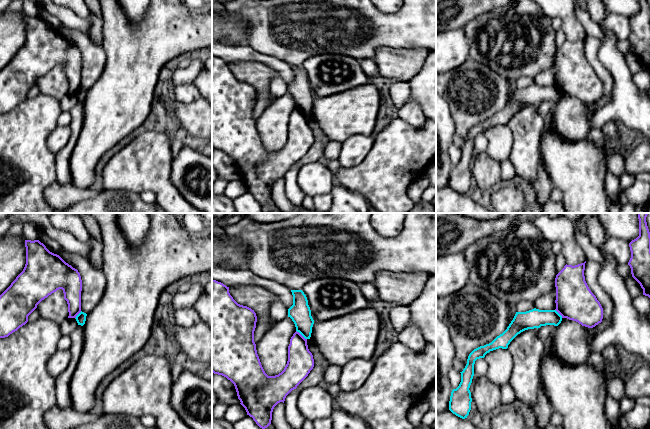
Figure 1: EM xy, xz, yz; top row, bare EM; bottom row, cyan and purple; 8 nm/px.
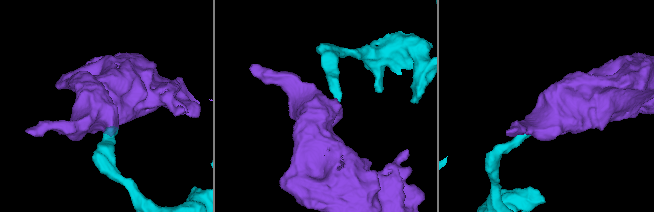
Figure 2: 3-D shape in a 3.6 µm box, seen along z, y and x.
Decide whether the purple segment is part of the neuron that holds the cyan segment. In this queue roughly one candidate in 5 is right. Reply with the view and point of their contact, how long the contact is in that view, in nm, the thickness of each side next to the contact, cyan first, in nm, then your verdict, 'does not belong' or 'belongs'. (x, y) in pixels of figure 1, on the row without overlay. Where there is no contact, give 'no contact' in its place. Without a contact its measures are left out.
xz (301, 110) | 120 nm | 170/220 nm | does not belong

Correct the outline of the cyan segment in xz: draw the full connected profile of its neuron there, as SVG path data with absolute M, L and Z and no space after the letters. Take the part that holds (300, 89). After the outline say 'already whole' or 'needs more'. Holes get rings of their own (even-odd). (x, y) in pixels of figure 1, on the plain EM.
M291 66L291 68L293 81L288 85L288 93L294 98L296 107L305 115L310 115L314 96L307 73L302 66Z; already whole

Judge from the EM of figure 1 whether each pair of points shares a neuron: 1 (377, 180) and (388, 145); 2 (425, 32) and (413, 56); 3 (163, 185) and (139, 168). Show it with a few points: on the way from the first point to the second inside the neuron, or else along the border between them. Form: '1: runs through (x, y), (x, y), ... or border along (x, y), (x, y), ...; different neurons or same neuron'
1: runs through (386, 171), (388, 169), (388, 154); same neuron
2: border along (393, 48), (425, 49); different neurons
3: runs through (157, 179), (145, 168); same neuron

